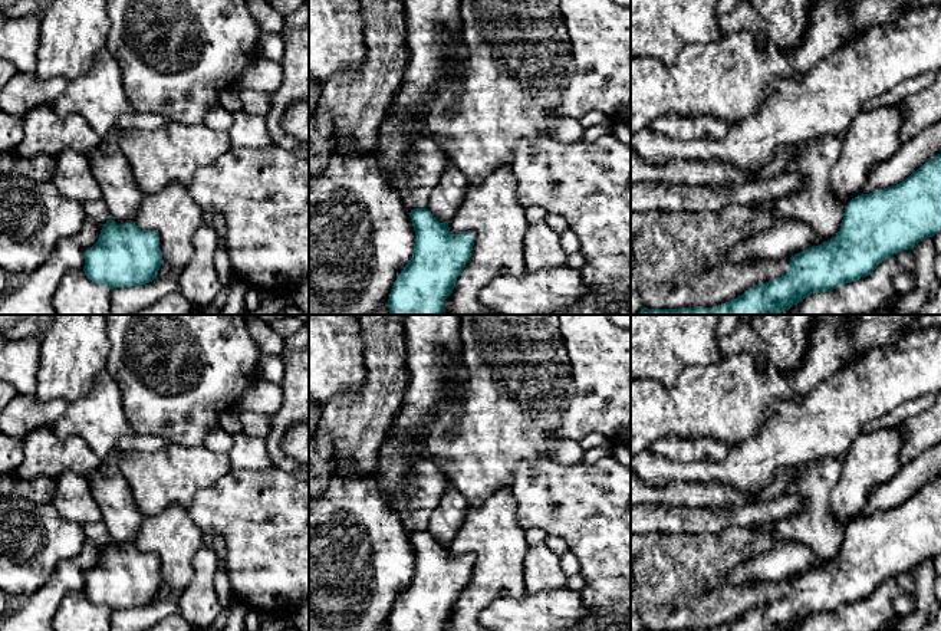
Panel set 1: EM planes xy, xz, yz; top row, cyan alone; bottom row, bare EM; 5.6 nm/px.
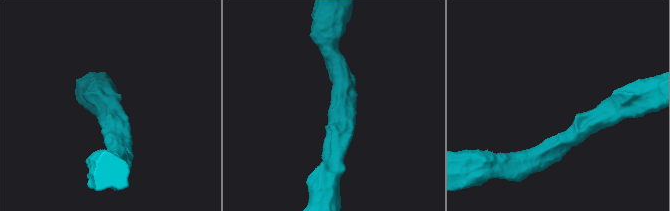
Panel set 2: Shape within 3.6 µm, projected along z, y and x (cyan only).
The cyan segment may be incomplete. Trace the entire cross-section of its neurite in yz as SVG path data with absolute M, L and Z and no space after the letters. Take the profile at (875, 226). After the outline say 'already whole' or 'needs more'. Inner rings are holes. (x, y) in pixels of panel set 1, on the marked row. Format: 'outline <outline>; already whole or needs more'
outline M941 154L899 184L852 198L836 236L792 256L784 276L718 306L644 308L638 315L780 315L810 293L869 276L888 257L940 231Z; already whole

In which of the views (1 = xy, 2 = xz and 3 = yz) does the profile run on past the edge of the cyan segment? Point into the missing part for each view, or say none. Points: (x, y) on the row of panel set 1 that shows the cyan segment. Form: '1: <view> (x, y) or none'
1: none
2: none
3: none

